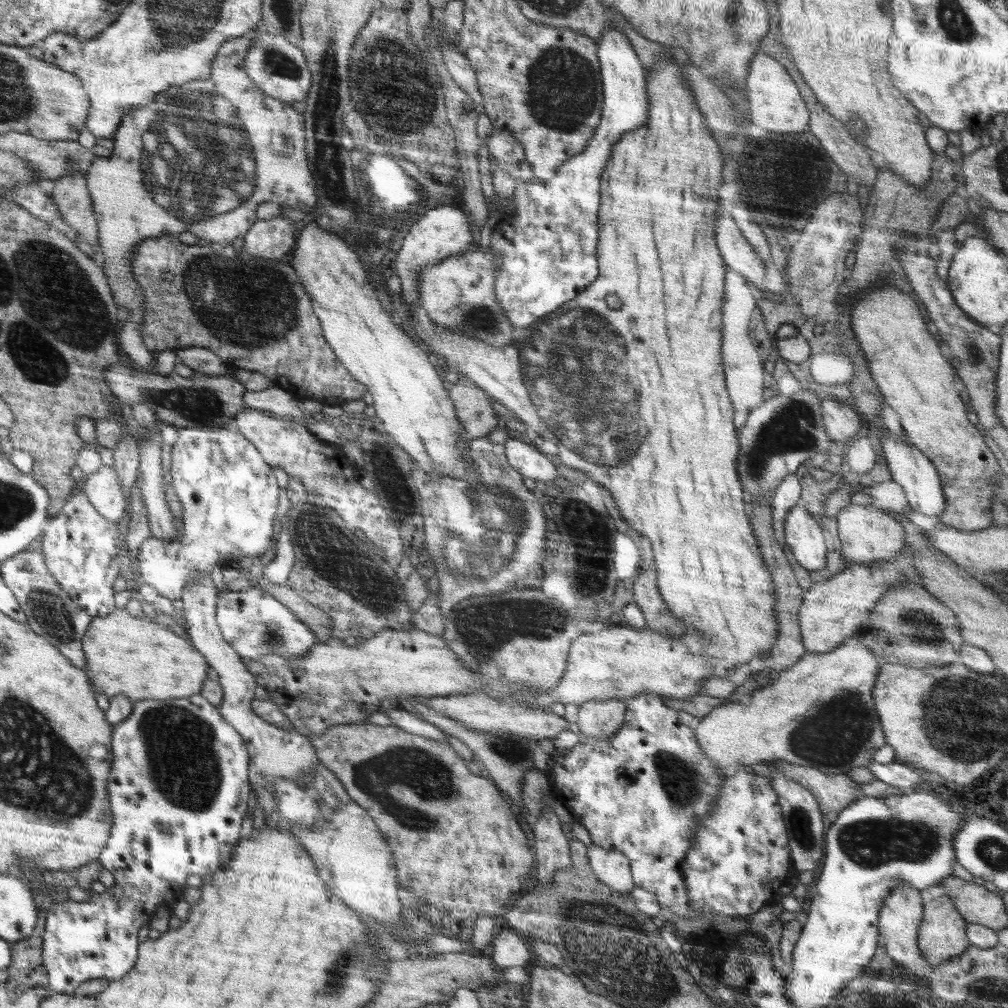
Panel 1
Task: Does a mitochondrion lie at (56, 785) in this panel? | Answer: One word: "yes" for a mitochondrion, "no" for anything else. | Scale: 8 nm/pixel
yes

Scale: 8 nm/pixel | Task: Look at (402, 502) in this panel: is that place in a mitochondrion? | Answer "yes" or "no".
yes

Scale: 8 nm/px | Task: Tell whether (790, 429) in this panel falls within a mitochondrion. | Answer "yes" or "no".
yes

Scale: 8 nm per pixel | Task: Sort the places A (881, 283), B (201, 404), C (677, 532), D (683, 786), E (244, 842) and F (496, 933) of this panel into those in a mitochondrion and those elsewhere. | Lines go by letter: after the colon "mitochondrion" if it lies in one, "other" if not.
A: other
B: mitochondrion
C: other
D: mitochondrion
E: other
F: other

